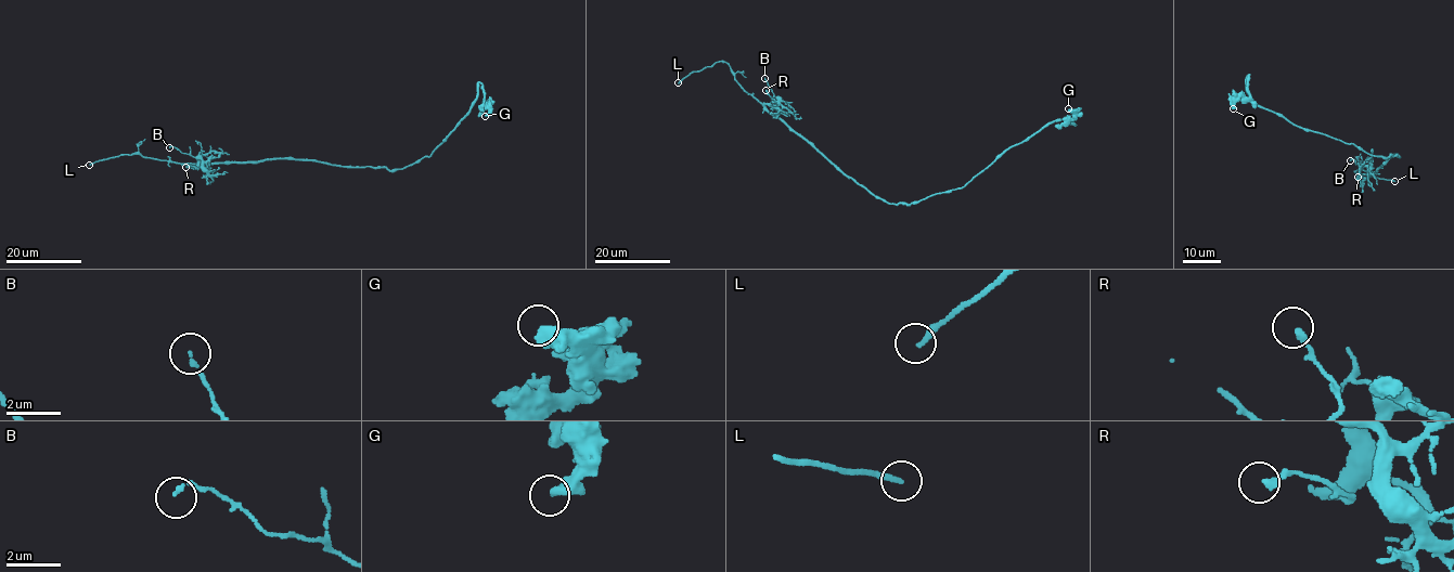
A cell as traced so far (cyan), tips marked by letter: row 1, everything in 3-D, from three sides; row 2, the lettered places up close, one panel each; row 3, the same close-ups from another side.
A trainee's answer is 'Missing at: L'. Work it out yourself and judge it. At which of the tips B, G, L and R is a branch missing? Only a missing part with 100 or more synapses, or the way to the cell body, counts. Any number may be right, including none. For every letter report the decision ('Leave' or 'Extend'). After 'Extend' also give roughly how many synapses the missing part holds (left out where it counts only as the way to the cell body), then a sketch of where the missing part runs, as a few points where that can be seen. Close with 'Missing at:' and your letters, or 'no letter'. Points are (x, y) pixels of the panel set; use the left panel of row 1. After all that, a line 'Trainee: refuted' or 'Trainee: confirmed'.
B: Leave
G: Leave
L: Extend. Course of what is missing: (89, 165), (75, 182)
R: Leave
Missing at: L
Trainee: confirmed

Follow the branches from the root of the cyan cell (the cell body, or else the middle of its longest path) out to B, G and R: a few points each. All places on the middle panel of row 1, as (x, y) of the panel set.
B: (879, 198), (844, 176), (811, 143), (774, 117), (764, 106), (774, 105), (776, 98), (764, 78)
G: (879, 198), (910, 205), (964, 187), (1006, 151), (1054, 120), (1075, 124), (1067, 125), (1073, 117), (1068, 108)
R: (879, 198), (844, 176), (811, 143), (774, 117), (764, 106), (771, 101), (766, 90)

